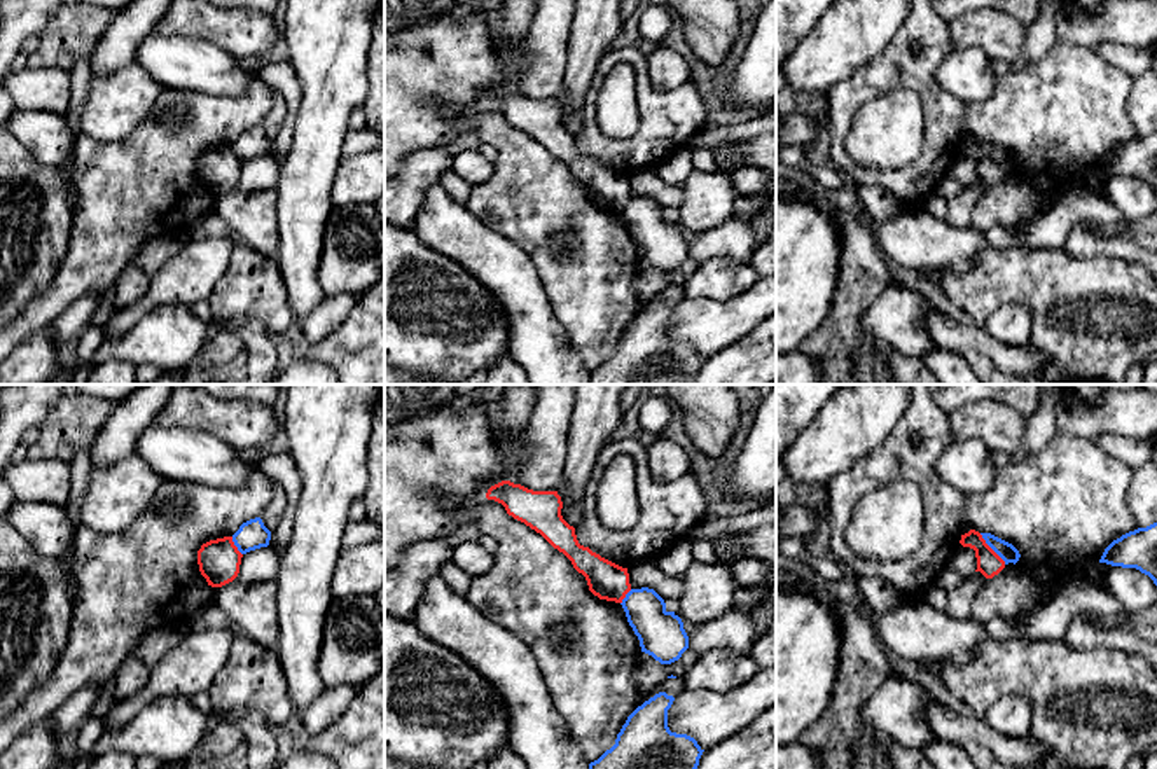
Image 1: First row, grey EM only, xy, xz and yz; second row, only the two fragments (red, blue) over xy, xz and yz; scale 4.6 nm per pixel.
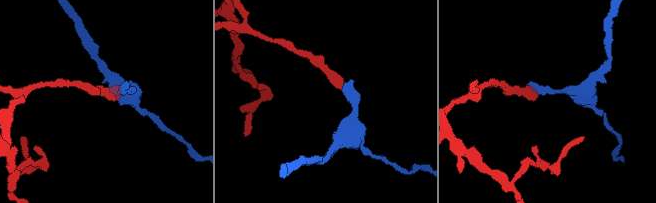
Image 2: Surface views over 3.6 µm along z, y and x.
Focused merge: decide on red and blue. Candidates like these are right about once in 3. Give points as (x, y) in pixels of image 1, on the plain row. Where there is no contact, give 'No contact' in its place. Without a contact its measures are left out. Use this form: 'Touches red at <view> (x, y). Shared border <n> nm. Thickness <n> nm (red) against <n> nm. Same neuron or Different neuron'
Touches red at yz (991, 158). Shared border 190 nm. Thickness 110 nm (red) against 80 nm. Different neuron

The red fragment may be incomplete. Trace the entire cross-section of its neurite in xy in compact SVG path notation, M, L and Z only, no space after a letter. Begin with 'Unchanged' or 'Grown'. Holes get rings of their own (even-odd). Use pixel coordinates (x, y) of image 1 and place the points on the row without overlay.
Unchanged. M232 145L210 149L197 159L199 180L211 196L232 191L239 182L241 166Z

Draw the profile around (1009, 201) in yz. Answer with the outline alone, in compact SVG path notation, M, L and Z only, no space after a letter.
M1008 171L1005 177L987 187L979 197L970 229L986 234L991 227L1014 227L1035 215L1047 213L1050 201L1028 185L1017 173Z

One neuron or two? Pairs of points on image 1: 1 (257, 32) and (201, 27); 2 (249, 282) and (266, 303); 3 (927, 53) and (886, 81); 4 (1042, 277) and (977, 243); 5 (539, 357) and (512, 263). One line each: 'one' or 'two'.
1: one
2: one
3: one
4: two
5: one

